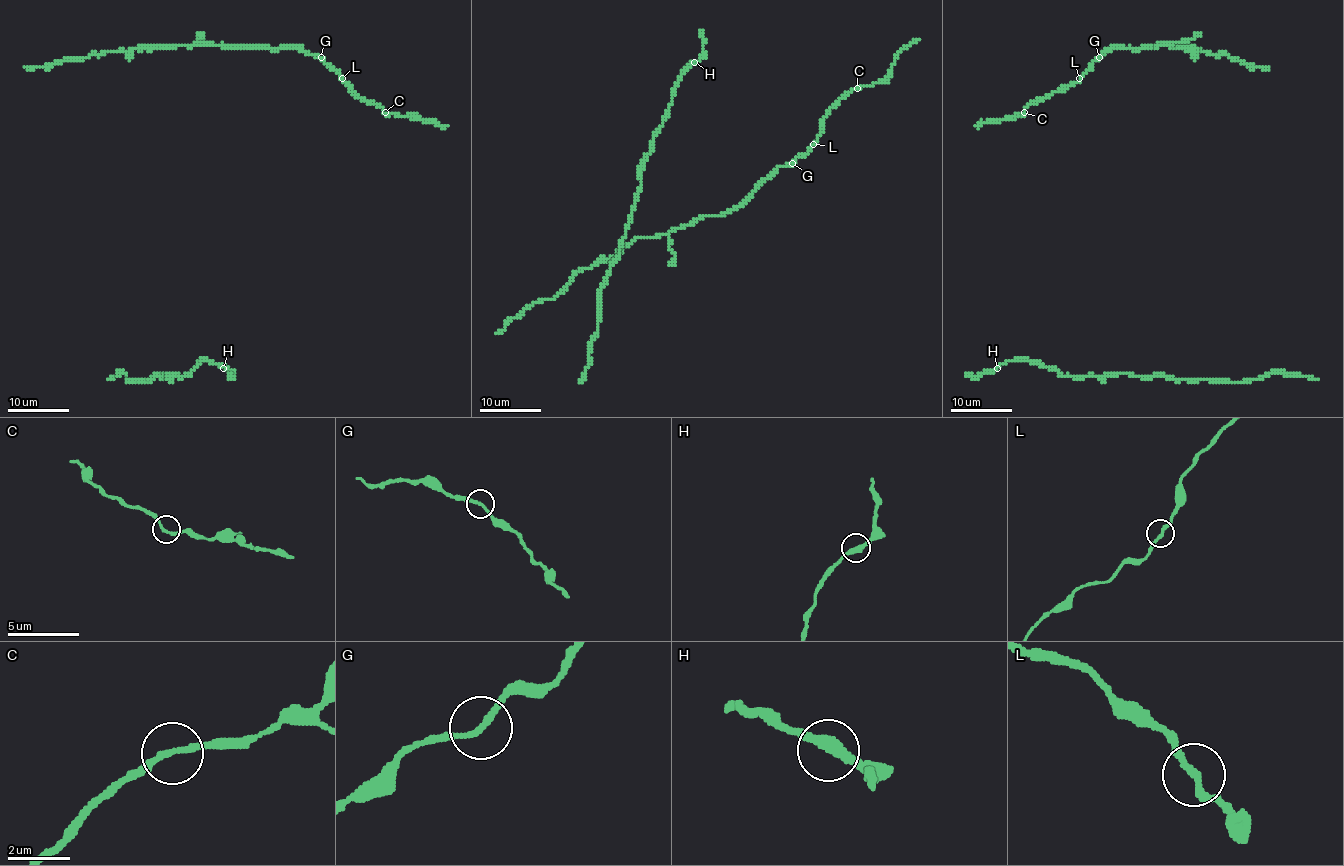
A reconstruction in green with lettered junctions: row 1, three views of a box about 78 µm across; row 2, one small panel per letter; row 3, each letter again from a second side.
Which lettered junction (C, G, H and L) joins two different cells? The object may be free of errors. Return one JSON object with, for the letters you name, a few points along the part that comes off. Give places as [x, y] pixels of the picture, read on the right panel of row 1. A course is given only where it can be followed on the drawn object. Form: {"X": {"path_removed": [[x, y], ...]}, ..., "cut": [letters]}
{"cut": []}

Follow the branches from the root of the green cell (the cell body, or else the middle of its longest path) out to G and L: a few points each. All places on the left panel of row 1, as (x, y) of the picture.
G: (384, 114), (380, 108), (354, 94), (320, 57)
L: (384, 114), (380, 108), (354, 94), (342, 78)

